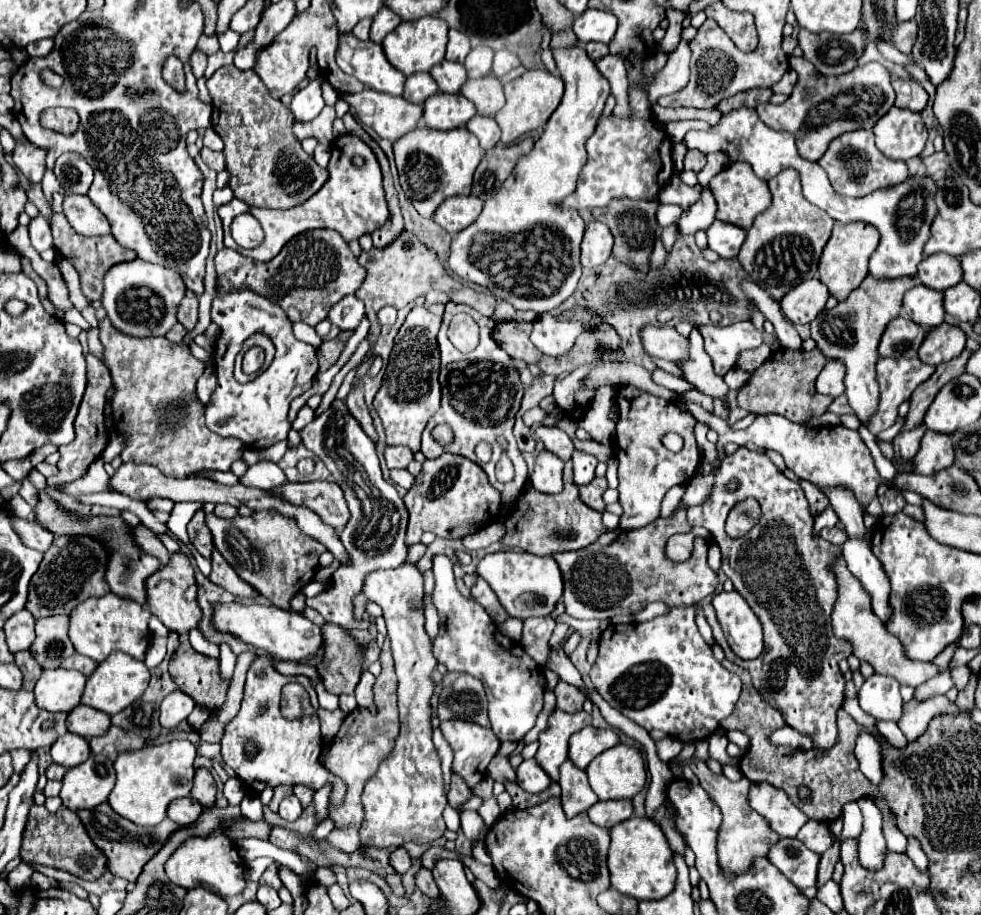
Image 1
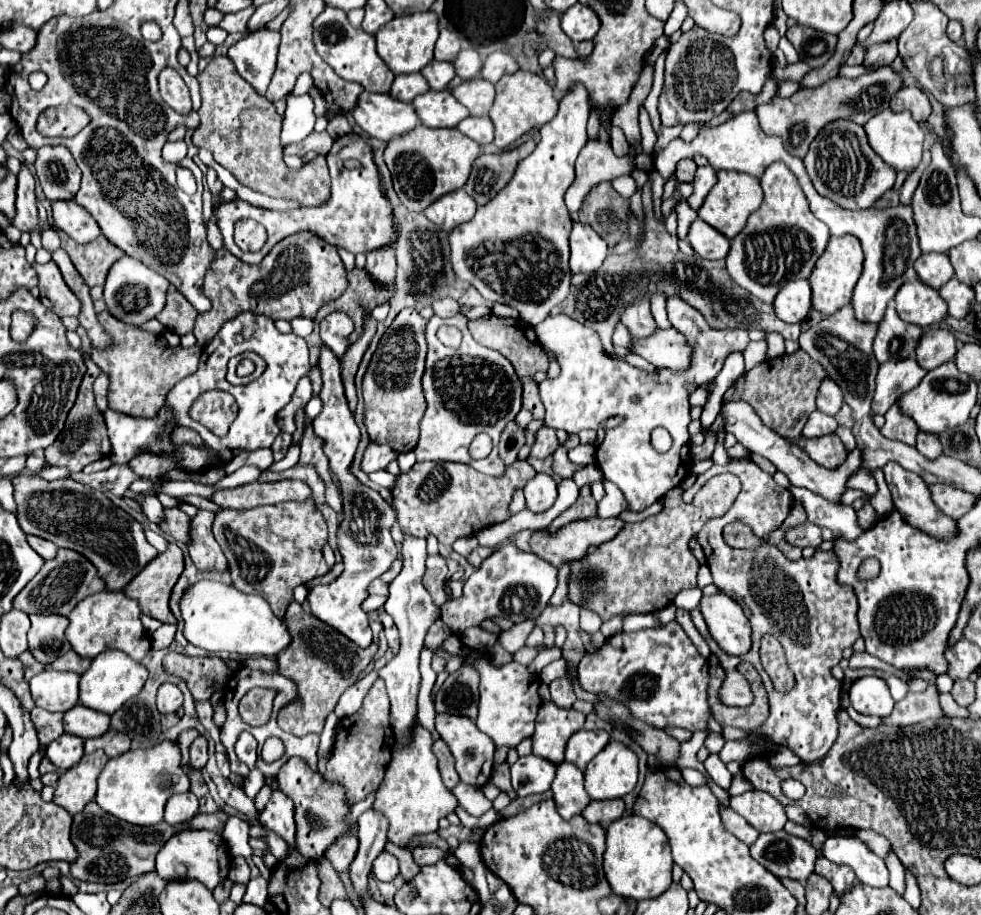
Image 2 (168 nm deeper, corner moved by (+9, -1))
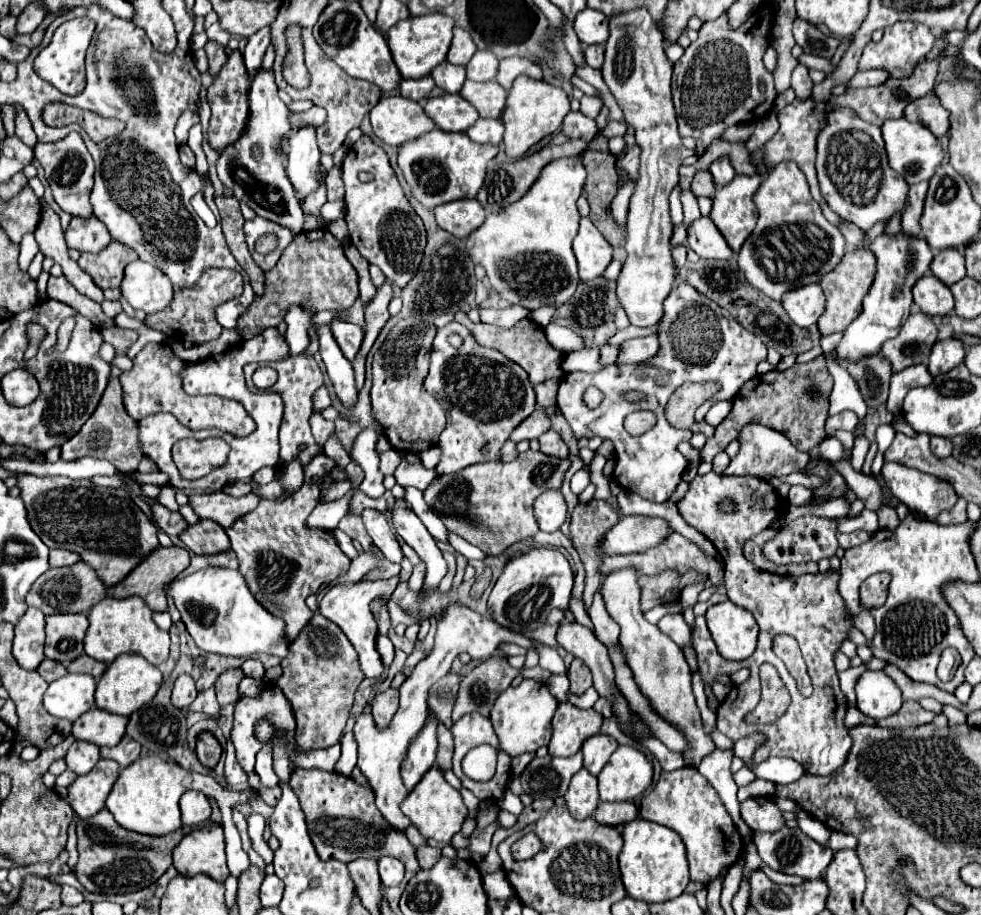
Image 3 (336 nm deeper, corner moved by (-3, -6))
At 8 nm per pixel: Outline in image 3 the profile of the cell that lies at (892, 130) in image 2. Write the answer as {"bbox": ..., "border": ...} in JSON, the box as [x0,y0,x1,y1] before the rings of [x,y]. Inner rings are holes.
{"bbox":[881,118,943,186],"border":[[[897,118],[897,120],[887,120],[881,126],[881,132],[883,132],[887,156],[889,156],[889,166],[895,172],[899,172],[911,186],[917,182],[929,180],[933,176],[935,168],[943,160],[943,148],[939,144],[939,140],[929,132],[929,128],[925,128],[919,122],[909,122],[905,118]]]}

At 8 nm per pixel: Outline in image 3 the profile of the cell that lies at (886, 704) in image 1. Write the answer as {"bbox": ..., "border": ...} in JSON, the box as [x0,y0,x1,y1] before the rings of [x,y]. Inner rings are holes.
{"bbox":[855,670,903,720],"border":[[[867,670],[857,680],[855,692],[857,692],[857,708],[875,720],[897,714],[903,704],[901,690],[885,672]]]}

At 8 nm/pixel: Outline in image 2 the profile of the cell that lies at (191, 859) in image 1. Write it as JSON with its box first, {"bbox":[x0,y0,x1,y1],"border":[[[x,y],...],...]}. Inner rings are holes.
{"bbox":[157,829,231,889],"border":[[[185,829],[177,835],[173,835],[165,847],[157,853],[157,875],[165,881],[175,881],[175,879],[197,879],[205,887],[215,889],[221,881],[227,879],[231,867],[231,859],[227,853],[227,847],[223,839],[215,831],[195,831],[195,829]]]}

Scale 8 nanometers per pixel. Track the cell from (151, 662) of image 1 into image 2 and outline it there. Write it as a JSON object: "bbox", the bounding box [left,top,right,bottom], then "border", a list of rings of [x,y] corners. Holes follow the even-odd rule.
{"bbox":[150,625,175,651],"border":[[[161,625],[150,635],[151,649],[156,651],[167,647],[173,641],[173,637],[175,637],[175,625]]]}

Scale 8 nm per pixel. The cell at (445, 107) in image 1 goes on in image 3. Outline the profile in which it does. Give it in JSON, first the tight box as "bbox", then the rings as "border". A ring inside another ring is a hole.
{"bbox":[425,94,479,132],"border":[[[459,94],[429,98],[425,112],[435,122],[435,126],[445,132],[467,132],[479,118],[475,106],[471,106]]]}

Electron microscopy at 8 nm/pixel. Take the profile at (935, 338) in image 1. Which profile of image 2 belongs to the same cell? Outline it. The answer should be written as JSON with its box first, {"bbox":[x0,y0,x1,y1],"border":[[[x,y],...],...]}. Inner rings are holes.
{"bbox":[917,329,955,371],"border":[[[935,329],[923,333],[917,345],[917,363],[931,371],[955,357],[955,335],[949,329]]]}

